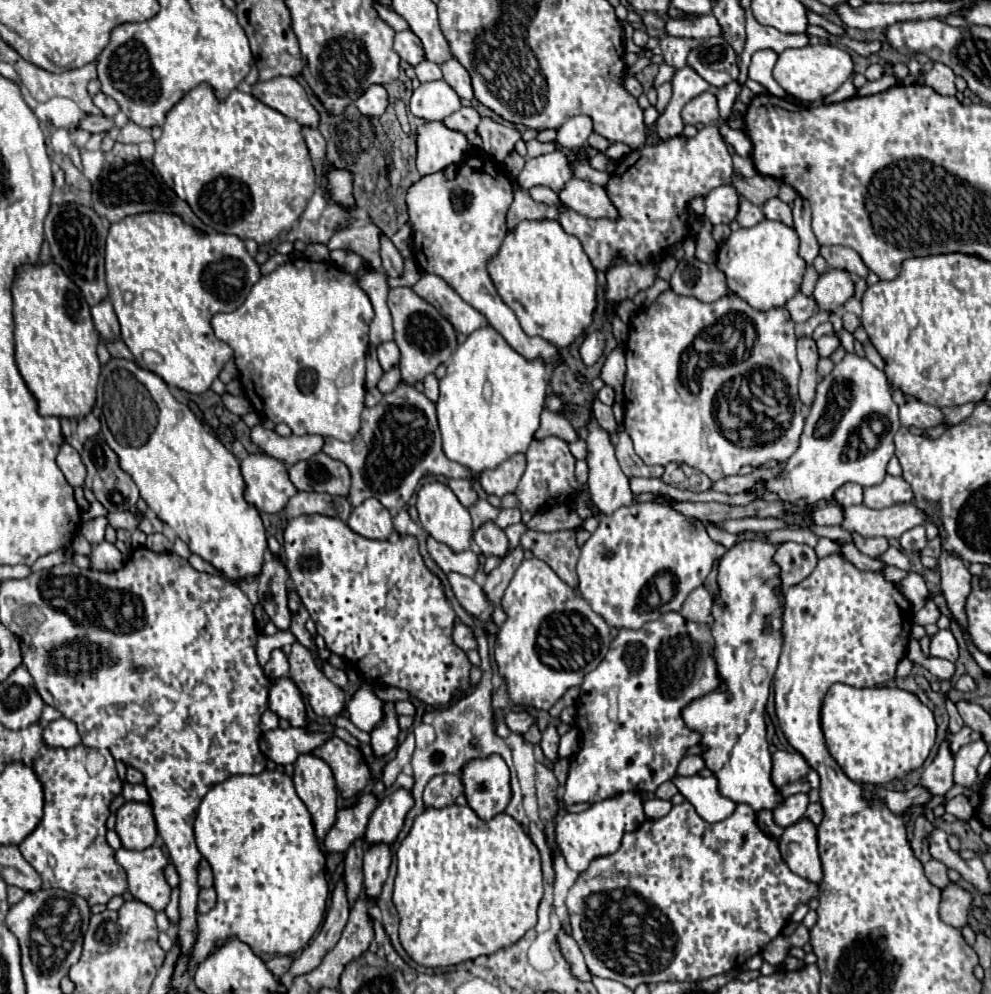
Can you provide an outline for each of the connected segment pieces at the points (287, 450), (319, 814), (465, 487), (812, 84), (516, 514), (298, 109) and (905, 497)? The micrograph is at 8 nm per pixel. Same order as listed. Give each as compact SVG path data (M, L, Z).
M263 426L251 428L251 440L269 456L293 466L299 460L307 460L317 454L323 446L321 436L279 436L273 430L265 430Z
M299 754L293 768L295 790L311 812L317 838L323 844L337 814L337 786L333 772L327 762L315 754Z
M449 480L449 488L455 492L455 496L459 498L459 502L463 506L467 506L467 508L471 504L475 504L477 498L479 498L477 490L473 488L473 484L469 480Z
M817 44L817 46L805 46L799 50L783 50L779 54L779 60L773 68L773 76L779 82L779 86L791 94L797 100L803 102L815 102L823 100L825 96L833 94L853 72L851 56L831 44Z
M501 508L499 516L497 516L497 520L495 520L495 524L497 524L501 530L505 530L507 526L519 524L519 522L521 522L521 510L519 510L519 508L513 508L513 510Z
M277 76L267 82L259 80L251 86L251 94L273 110L281 112L283 116L297 120L301 126L317 128L319 114L311 106L307 92L297 80L289 76Z
M885 476L885 480L877 486L863 488L863 504L869 508L887 508L899 502L909 502L913 500L911 486L901 478L901 476Z

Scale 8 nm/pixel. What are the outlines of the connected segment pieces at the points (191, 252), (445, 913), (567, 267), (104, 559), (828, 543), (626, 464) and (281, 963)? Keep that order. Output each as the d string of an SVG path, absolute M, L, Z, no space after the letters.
M135 214L111 224L105 246L105 270L109 300L121 324L121 338L137 364L155 372L167 382L167 386L191 394L209 390L225 362L233 356L233 350L213 334L211 318L217 312L237 310L261 276L259 264L245 250L245 242L237 236L219 234L215 230L197 232L177 214Z
M445 806L441 810L437 808L425 808L423 814L419 814L407 834L407 838L401 842L399 850L397 850L397 876L395 876L395 890L393 890L393 902L397 906L399 918L401 918L401 926L399 926L399 940L405 948L405 952L421 966L429 966L429 968L437 968L437 966L451 966L451 964L461 964L465 960L473 960L481 954L493 954L497 950L501 950L503 946L515 944L517 940L523 938L523 934L531 928L535 928L537 924L537 906L541 902L543 896L543 876L541 876L541 858L539 858L539 850L533 844L533 840L527 836L527 832L523 830L523 826L511 818L509 814L497 814L495 818L481 820L469 806Z
M521 220L513 230L507 232L505 240L499 246L499 252L487 262L489 276L503 298L503 302L515 312L521 328L529 336L541 336L559 348L569 346L589 324L595 310L595 292L597 292L597 274L581 248L581 242L567 234L557 220Z
M101 542L97 546L93 546L93 552L91 552L91 564L95 570L101 570L101 572L113 572L113 570L119 570L123 564L125 564L125 558L123 554L115 548L115 544L109 544L109 542Z
M819 538L817 546L815 546L817 558L825 558L825 556L837 554L837 552L841 552L841 550L839 550L839 546L837 546L833 540L829 540L829 538Z
M617 426L617 434L611 434L611 440L617 448L617 460L621 470L631 476L643 476L643 478L661 478L663 466L647 466L633 450L633 444L629 436L625 434L623 426Z
M273 956L273 958L267 960L267 968L269 968L277 978L281 978L281 974L287 974L291 964L293 964L293 958L291 958L291 956Z

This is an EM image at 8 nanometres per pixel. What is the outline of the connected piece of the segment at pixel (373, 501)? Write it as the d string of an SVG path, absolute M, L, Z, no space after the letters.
M367 498L361 506L355 506L347 524L353 532L373 540L387 540L393 532L391 514L377 498Z

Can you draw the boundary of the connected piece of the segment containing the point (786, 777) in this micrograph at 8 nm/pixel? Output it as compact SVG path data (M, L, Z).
M777 750L773 754L773 774L771 774L771 780L773 780L773 784L777 788L807 776L809 770L811 770L811 766L807 764L807 760L799 752Z

